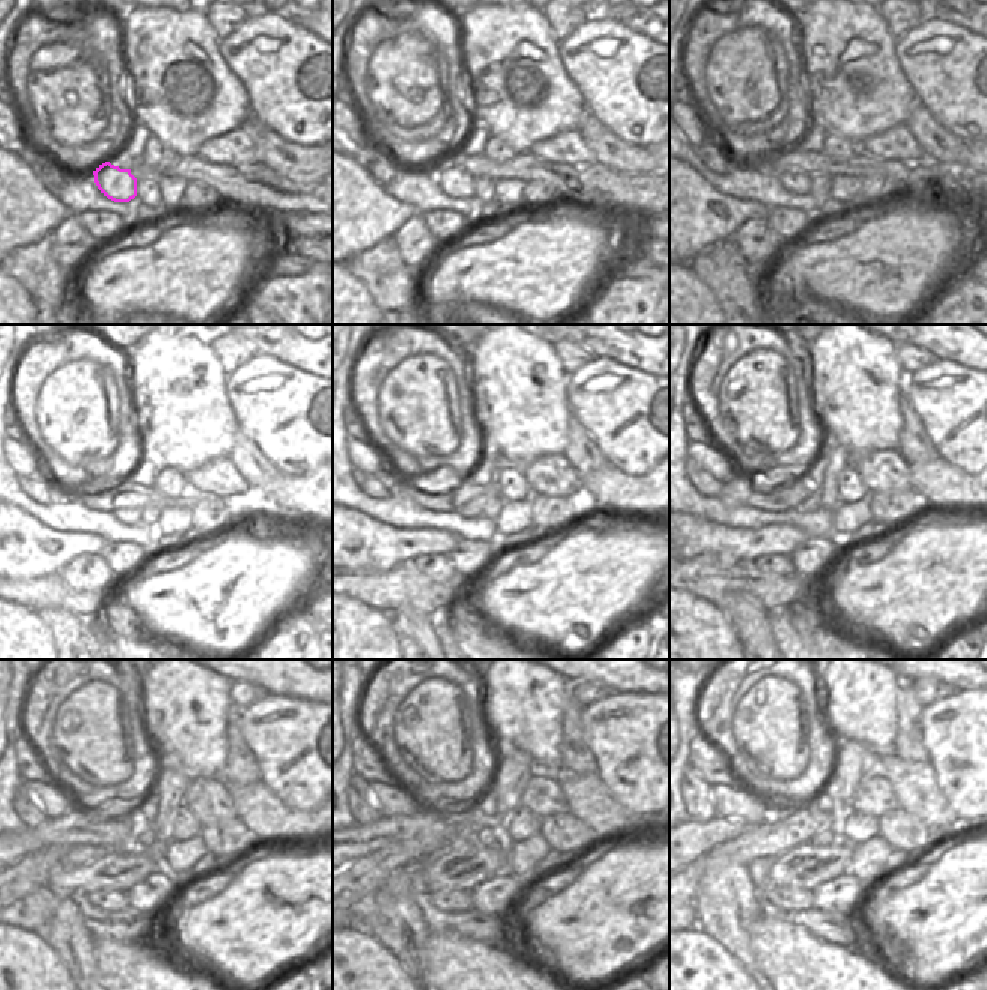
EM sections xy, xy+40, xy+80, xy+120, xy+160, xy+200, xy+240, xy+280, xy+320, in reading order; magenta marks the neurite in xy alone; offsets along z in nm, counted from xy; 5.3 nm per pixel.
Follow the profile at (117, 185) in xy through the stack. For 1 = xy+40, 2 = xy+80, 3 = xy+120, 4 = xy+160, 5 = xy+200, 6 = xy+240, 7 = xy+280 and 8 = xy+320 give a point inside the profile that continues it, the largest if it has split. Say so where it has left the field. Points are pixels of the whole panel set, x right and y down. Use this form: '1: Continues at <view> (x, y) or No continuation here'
1: Continues at xy+40 (455, 183)
2: Continues at xy+80 (798, 183)
3: Continues at xy+120 (128, 516)
4: Continues at xy+160 (473, 509)
5: Continues at xy+200 (813, 503)
6: Continues at xy+240 (144, 837)
7: Continues at xy+280 (485, 837)
8: Continues at xy+320 (825, 839)

